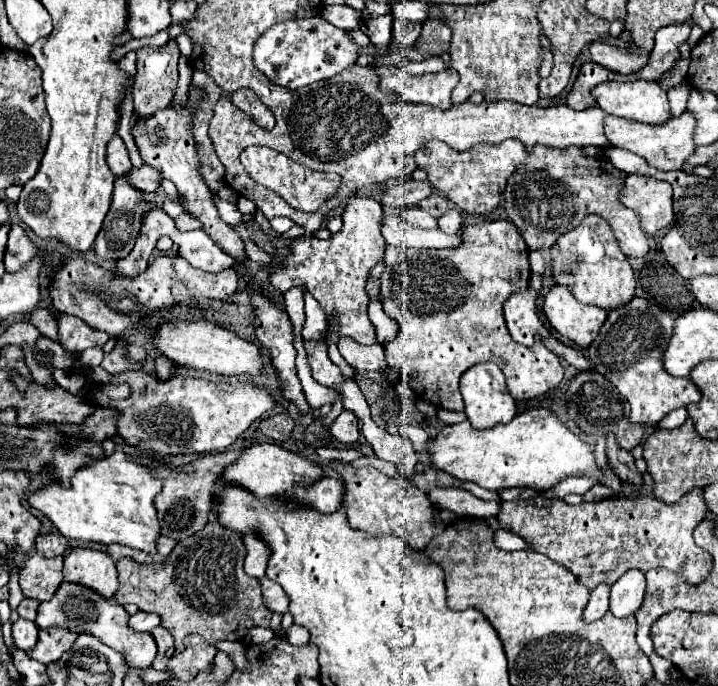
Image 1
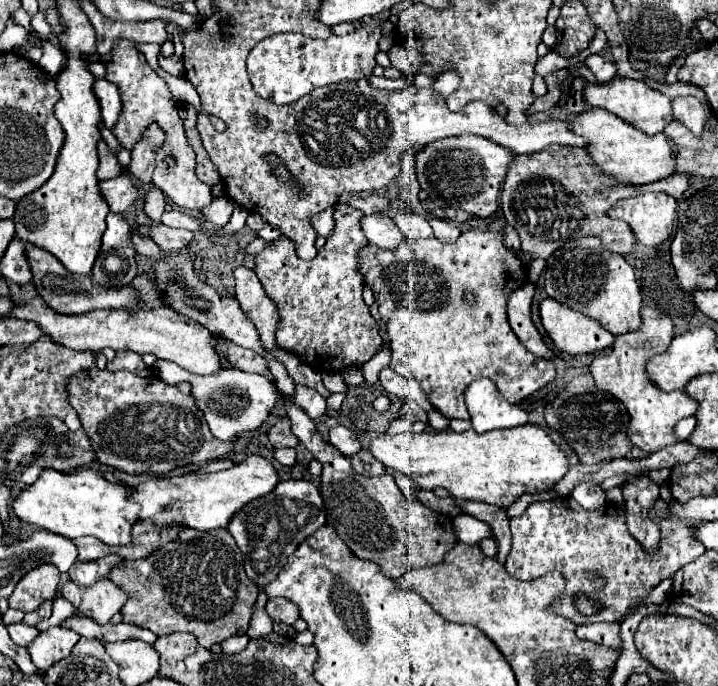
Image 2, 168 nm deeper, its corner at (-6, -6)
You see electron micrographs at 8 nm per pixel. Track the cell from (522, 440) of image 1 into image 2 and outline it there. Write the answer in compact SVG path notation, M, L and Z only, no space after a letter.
M523 424L517 428L505 428L499 432L485 432L477 434L473 428L457 434L453 430L429 430L429 432L403 432L397 436L383 434L371 442L371 454L385 466L403 472L409 478L415 478L417 484L425 490L433 490L435 486L441 486L449 490L451 498L461 500L481 500L487 504L495 504L499 508L507 508L511 502L515 502L521 494L539 494L545 490L551 490L557 480L563 478L563 474L569 472L569 456L561 450L557 442L551 440L551 436L537 424Z

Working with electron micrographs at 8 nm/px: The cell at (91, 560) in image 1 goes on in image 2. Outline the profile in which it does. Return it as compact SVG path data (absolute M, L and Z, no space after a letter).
M107 578L97 580L93 586L81 586L67 580L61 586L61 596L99 624L107 624L127 602L127 594Z

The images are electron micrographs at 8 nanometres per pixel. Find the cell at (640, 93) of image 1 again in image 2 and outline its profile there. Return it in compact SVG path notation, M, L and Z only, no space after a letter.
M613 78L609 84L589 84L585 88L585 100L593 108L605 108L611 114L619 116L621 120L629 122L631 126L639 128L645 134L657 134L663 132L663 128L671 122L673 112L671 112L671 100L643 84L641 80L631 80L631 78Z

